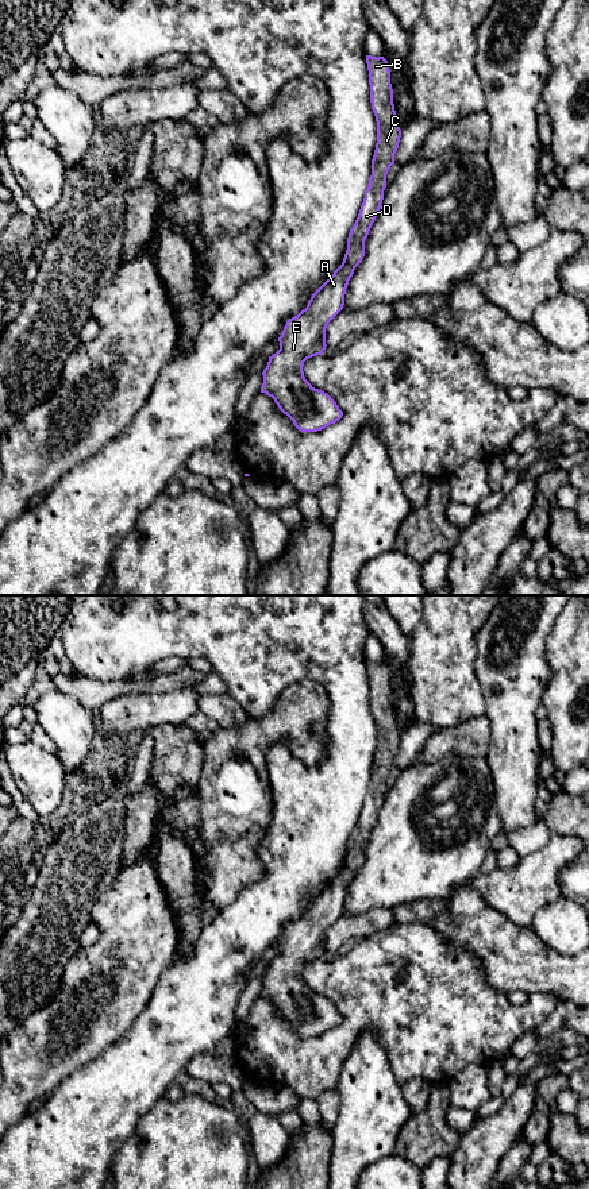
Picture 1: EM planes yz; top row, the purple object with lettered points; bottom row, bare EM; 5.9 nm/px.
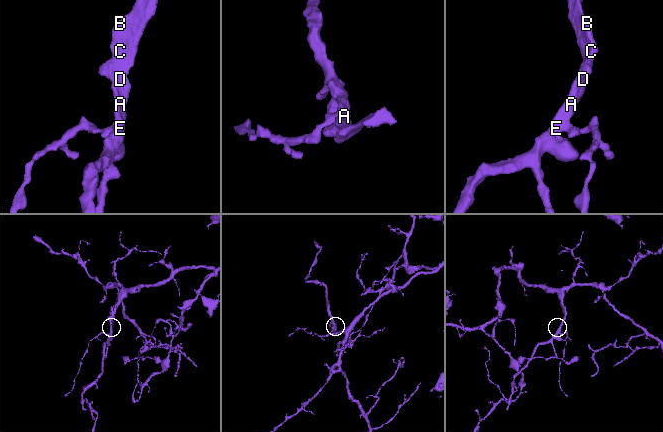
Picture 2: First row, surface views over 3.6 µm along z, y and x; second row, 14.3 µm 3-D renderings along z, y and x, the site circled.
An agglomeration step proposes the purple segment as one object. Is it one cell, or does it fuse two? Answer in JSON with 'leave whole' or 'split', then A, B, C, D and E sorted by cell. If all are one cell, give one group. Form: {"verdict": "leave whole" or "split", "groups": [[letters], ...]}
{"verdict": "leave whole", "groups": [["A", "B", "C", "D", "E"]]}

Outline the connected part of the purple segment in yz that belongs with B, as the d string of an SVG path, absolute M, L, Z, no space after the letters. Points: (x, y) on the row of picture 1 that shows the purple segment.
M366 55L370 85L370 103L377 121L377 143L372 159L372 175L365 198L361 205L355 224L350 229L347 238L347 250L342 265L334 274L312 294L305 309L297 316L289 319L278 337L280 350L269 356L266 368L263 370L263 383L261 393L274 399L280 410L286 414L301 432L317 432L326 426L335 424L343 416L336 402L324 391L315 389L304 377L304 362L312 356L322 355L326 350L326 328L328 323L343 309L344 294L350 278L355 267L365 256L365 240L377 217L384 200L386 188L386 174L394 163L394 154L399 148L401 130L397 121L393 89L390 84L389 63L384 57Z

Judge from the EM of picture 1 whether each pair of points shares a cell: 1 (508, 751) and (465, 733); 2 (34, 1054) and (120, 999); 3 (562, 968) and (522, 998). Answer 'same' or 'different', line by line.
1: different
2: same
3: different

